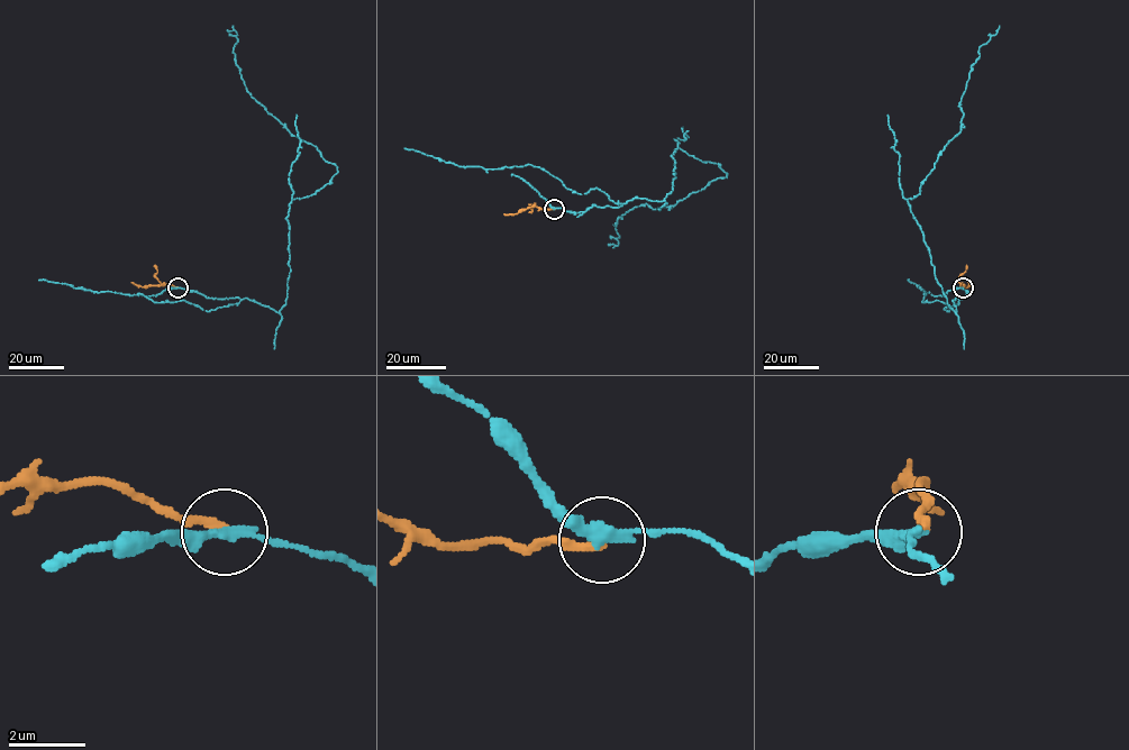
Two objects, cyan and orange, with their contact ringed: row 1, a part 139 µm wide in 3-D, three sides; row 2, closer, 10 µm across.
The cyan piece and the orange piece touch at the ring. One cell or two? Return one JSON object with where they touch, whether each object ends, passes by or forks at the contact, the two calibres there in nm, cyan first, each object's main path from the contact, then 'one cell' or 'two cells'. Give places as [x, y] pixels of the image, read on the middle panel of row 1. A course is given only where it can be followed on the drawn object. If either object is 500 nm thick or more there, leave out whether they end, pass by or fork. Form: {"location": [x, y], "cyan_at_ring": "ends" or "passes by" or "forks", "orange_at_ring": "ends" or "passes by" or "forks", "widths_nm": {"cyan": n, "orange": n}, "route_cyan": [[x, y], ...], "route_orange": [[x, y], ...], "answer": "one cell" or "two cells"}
{"location": [554, 209], "cyan_at_ring": "passes by", "orange_at_ring": "ends", "widths_nm": {"cyan": 280, "orange": 220}, "route_cyan": [[554, 209], [659, 202], [677, 147], [727, 173], [674, 206], [635, 207], [615, 225], [618, 245], [608, 245]], "route_orange": [[554, 209], [531, 207], [516, 213], [503, 213]], "answer": "two cells"}

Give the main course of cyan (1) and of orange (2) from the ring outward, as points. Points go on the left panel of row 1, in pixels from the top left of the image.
1: (178, 287), (279, 312), (289, 276), (289, 204), (337, 172), (247, 91), (235, 62), (236, 33), (227, 29)
2: (178, 287), (170, 284), (142, 286), (131, 282)

